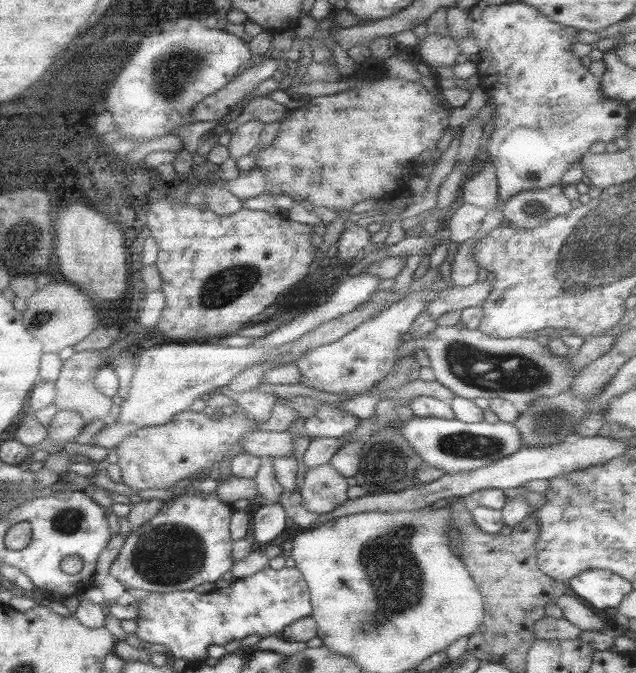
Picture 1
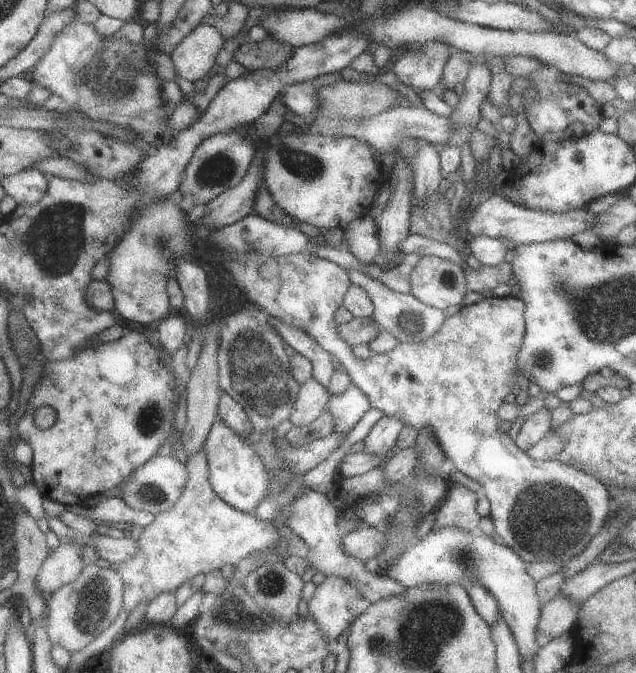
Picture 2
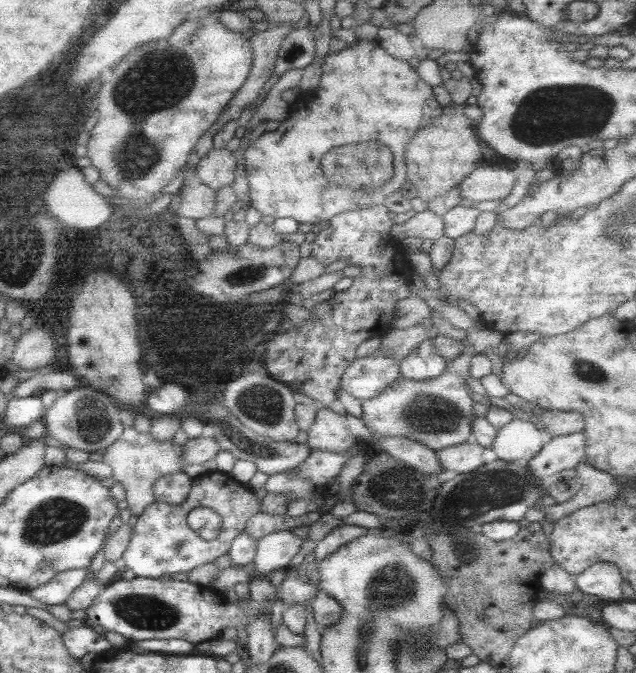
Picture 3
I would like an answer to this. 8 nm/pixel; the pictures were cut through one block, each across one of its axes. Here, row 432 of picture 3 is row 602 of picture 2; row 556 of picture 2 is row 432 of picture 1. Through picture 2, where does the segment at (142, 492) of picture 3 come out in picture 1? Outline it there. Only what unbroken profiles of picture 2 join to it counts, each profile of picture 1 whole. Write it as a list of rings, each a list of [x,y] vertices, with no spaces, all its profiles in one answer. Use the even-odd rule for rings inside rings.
[[[226,386],[223,391],[225,396],[245,410],[245,415],[223,415],[216,412],[208,416],[201,411],[184,410],[172,416],[168,423],[138,428],[124,436],[120,444],[113,448],[117,455],[117,478],[122,478],[122,483],[131,490],[137,490],[137,493],[148,488],[167,489],[183,478],[190,478],[201,469],[209,469],[211,464],[219,463],[225,456],[231,458],[240,453],[242,448],[238,440],[245,431],[255,429],[256,423],[271,419],[276,396],[257,389],[235,393]]]

